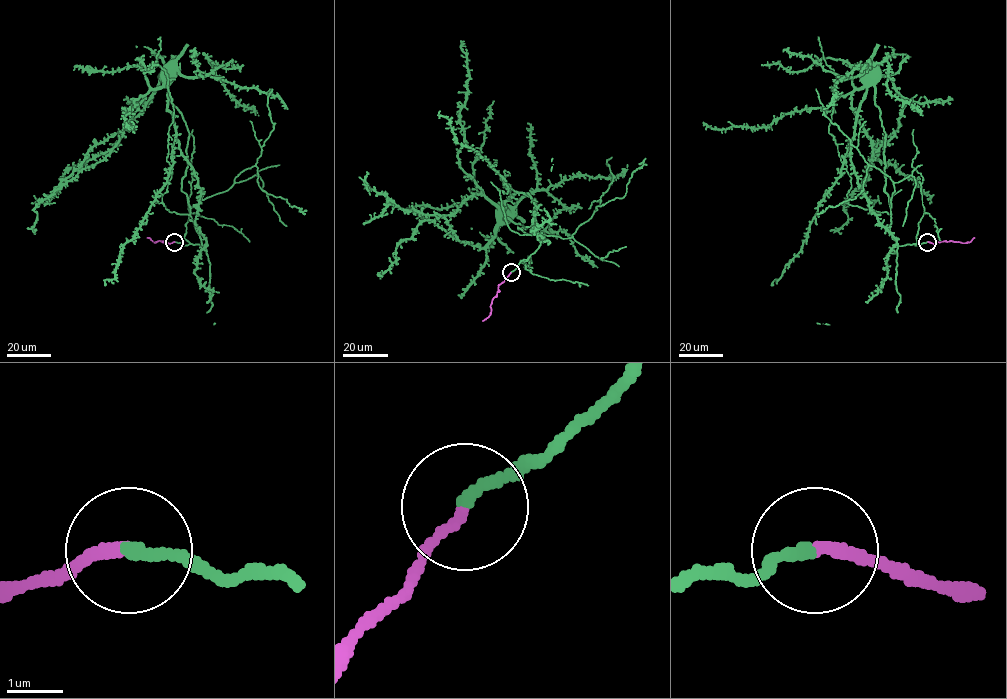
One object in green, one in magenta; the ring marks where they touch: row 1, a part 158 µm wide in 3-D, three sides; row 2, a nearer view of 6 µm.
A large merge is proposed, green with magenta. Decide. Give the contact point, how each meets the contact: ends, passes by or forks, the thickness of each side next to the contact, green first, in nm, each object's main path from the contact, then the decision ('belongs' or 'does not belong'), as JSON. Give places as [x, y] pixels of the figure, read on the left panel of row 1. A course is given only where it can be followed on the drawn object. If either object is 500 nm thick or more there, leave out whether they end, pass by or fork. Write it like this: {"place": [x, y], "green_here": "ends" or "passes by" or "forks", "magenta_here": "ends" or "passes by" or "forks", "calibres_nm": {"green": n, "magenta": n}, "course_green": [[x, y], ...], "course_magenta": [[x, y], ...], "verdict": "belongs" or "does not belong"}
{"place": [174, 242], "green_here": "ends", "magenta_here": "ends", "calibres_nm": {"green": 220, "magenta": 190}, "course_green": [[174, 242], [203, 245], [188, 198], [181, 189], [187, 166], [189, 132], [182, 114], [171, 102], [168, 71]], "course_magenta": [[174, 242], [155, 242], [147, 237]], "verdict": "belongs"}

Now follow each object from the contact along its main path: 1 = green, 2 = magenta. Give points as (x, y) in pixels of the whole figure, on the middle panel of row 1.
1: (511, 272), (540, 242), (536, 236), (517, 228), (525, 229), (522, 225), (504, 218), (504, 210)
2: (511, 272), (498, 286), (490, 314), (482, 320)

